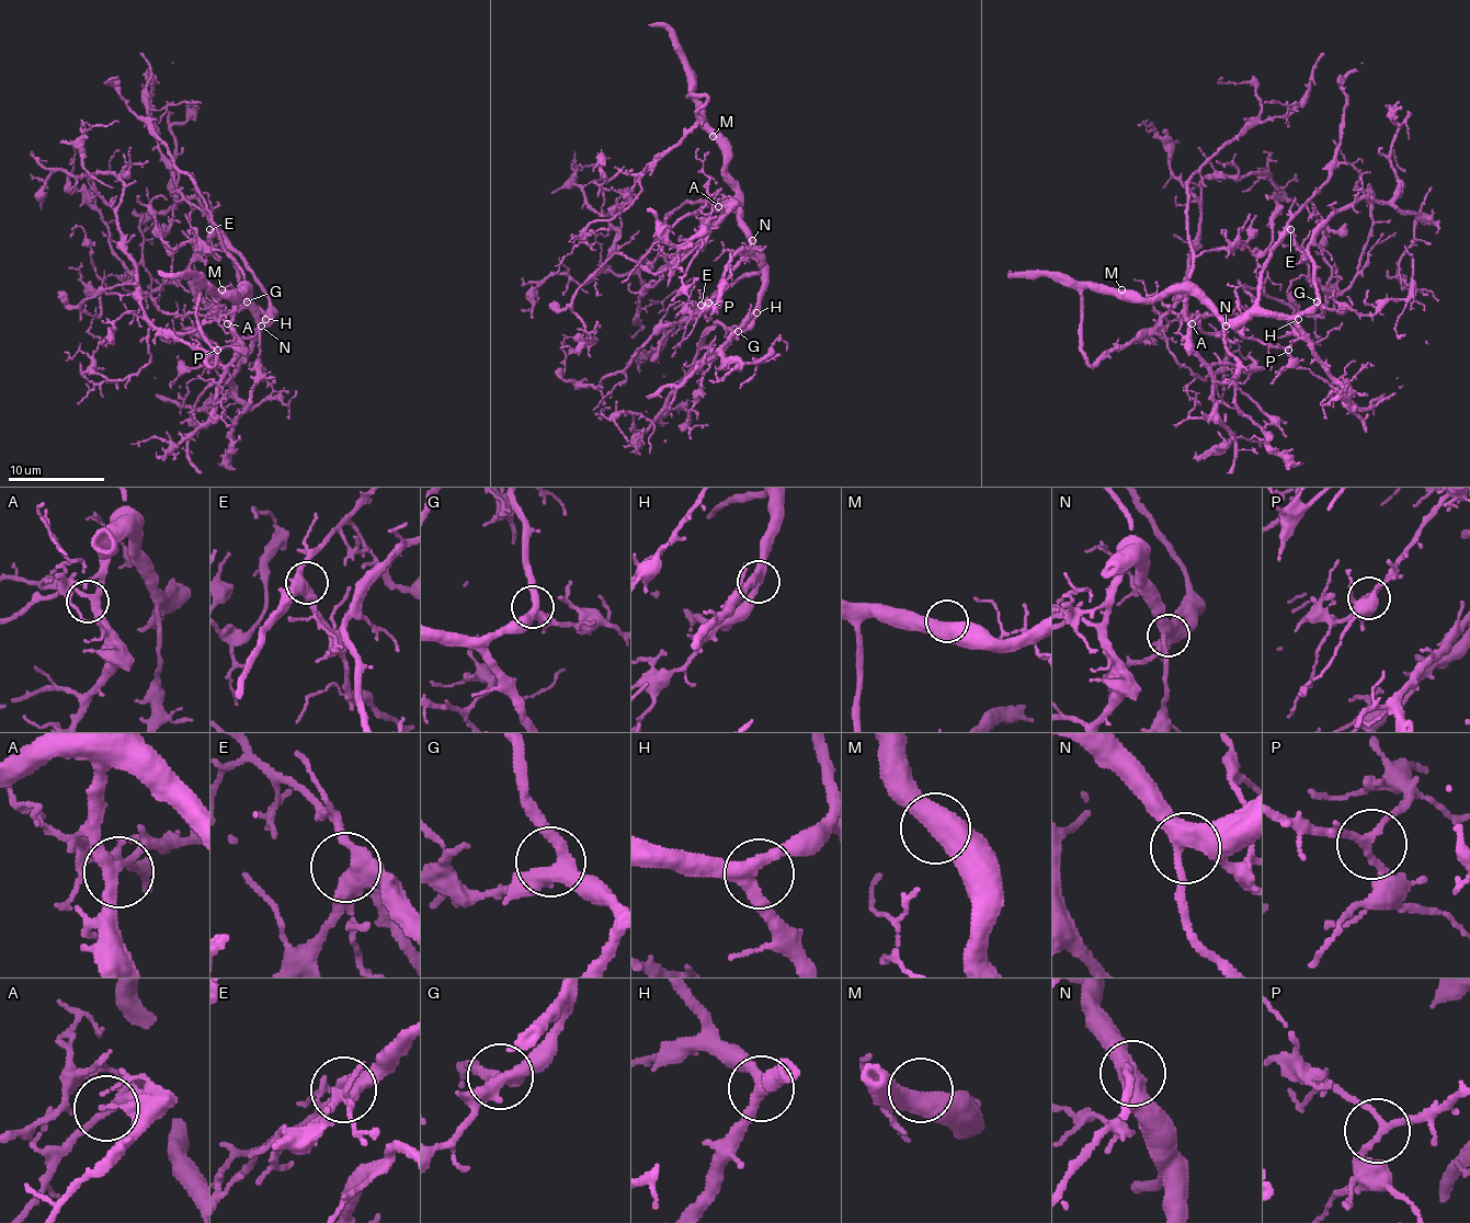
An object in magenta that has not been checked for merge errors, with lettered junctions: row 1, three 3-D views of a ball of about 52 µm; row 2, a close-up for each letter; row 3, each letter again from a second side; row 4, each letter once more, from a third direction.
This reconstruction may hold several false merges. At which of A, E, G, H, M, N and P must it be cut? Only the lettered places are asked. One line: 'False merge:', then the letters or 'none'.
False merge: none

